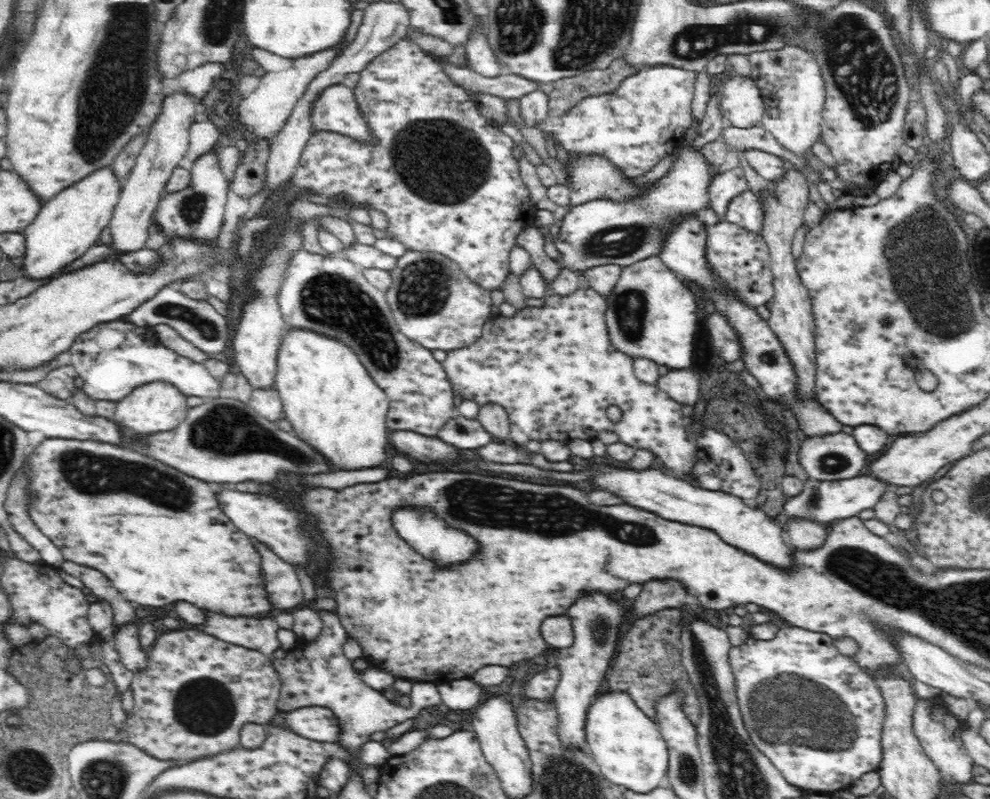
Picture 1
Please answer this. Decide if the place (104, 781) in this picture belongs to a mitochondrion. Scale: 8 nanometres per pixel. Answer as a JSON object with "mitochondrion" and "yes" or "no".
{"mitochondrion":"yes"}

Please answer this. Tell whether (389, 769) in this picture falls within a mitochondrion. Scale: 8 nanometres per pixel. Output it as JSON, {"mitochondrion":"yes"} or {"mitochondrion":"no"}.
{"mitochondrion":"no"}

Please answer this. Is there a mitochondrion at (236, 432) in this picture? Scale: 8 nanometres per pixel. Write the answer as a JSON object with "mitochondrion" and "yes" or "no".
{"mitochondrion":"yes"}

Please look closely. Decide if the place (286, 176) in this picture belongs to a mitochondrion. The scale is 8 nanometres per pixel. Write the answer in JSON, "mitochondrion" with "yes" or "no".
{"mitochondrion":"no"}

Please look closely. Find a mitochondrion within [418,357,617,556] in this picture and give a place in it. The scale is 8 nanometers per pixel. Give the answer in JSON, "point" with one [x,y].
{"point":[460,428]}

